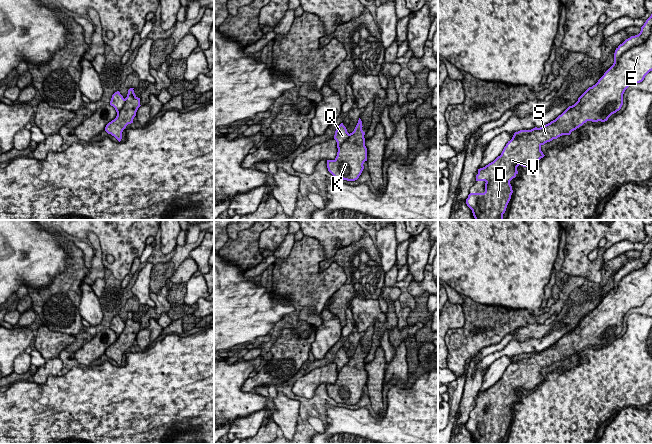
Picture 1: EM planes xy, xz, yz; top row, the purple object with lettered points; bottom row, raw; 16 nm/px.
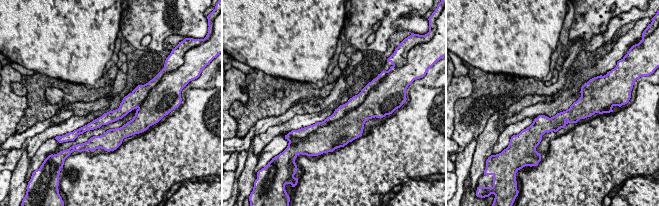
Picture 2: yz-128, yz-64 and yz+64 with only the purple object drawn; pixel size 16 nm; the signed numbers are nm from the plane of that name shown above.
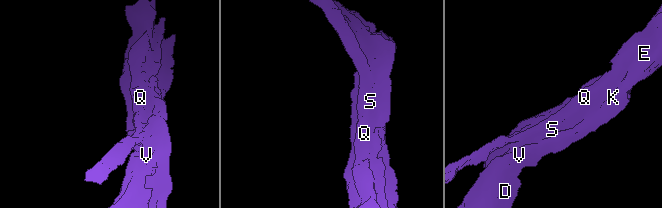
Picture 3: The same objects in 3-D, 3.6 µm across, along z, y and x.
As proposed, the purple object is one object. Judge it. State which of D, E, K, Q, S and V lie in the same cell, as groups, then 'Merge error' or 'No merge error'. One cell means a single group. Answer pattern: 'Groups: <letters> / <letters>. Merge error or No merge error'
Groups: D E K S V / Q. Merge error

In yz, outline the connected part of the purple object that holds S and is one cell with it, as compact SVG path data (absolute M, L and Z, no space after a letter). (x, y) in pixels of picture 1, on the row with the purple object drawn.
M652 30L645 43L629 49L622 54L618 63L612 65L598 82L588 88L574 106L566 109L561 115L550 123L531 129L530 134L522 135L517 139L511 139L504 147L500 156L483 168L478 169L476 181L485 181L484 193L470 193L466 199L467 206L472 210L475 220L503 220L503 214L513 193L510 181L518 174L517 167L529 167L539 161L545 155L541 146L557 139L562 135L570 135L572 131L582 126L587 121L605 122L608 118L619 111L623 105L625 90L635 83L640 83L645 76L652 71Z

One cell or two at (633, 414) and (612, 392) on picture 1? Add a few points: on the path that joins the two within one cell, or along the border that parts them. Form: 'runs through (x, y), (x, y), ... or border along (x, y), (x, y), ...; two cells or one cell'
border along (641, 407), (624, 407), (618, 414); two cells

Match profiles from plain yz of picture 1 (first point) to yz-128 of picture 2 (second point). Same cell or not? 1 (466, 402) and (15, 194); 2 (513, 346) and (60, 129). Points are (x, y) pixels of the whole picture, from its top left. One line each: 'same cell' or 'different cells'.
1: same cell
2: same cell

